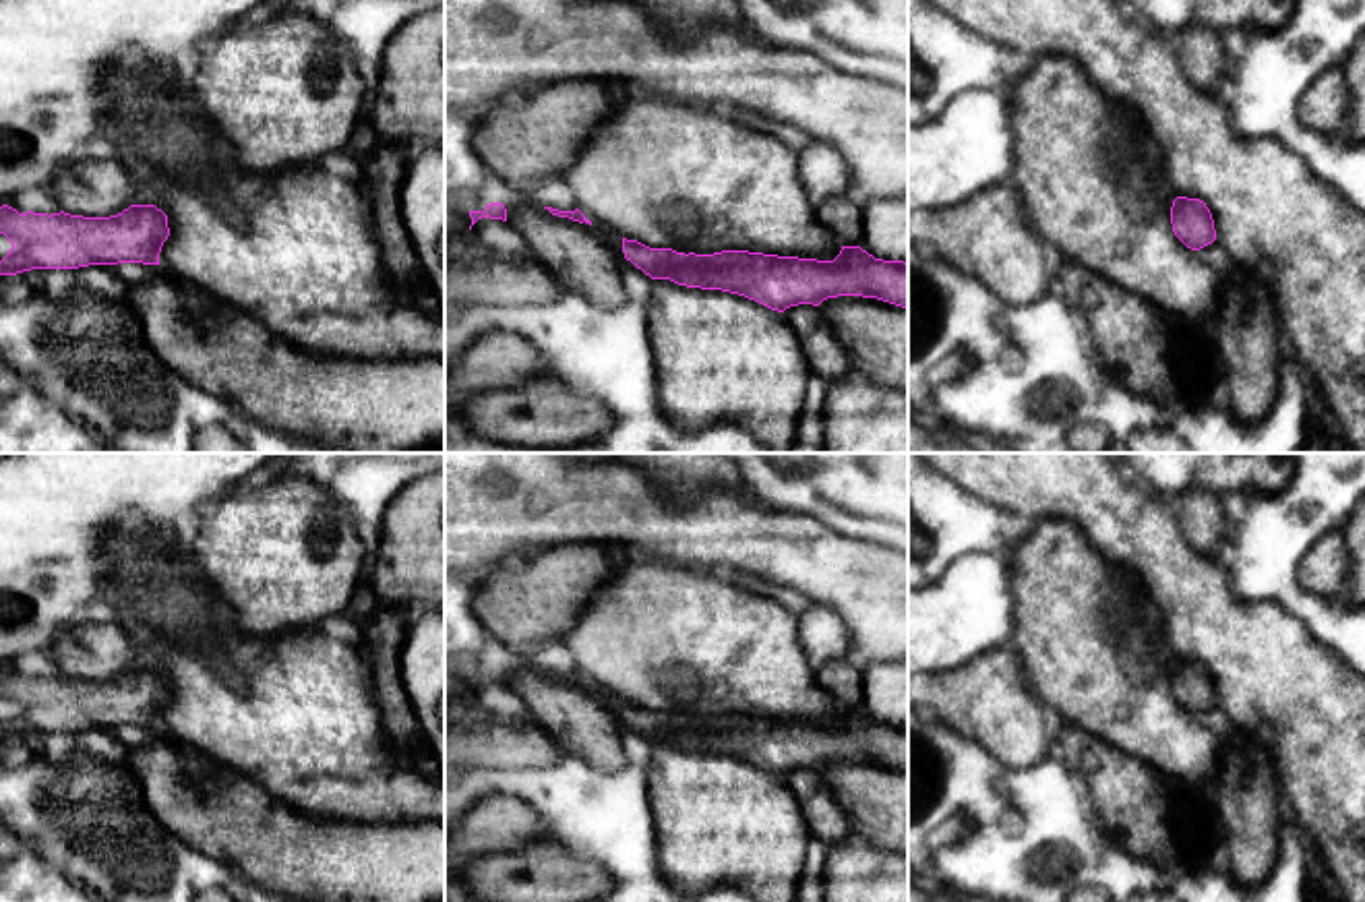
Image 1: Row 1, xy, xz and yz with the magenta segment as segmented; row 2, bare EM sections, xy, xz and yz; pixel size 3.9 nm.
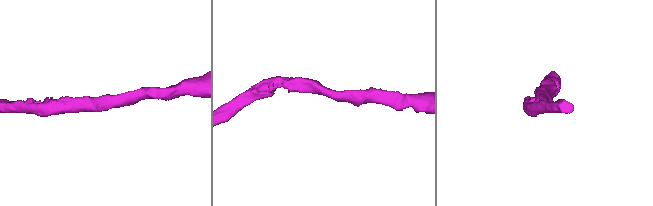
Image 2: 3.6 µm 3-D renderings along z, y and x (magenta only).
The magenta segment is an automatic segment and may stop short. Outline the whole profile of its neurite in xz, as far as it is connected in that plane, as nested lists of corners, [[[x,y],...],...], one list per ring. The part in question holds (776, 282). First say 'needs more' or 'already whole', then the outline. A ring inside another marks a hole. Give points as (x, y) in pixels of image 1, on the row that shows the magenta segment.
already whole | [[[623,238],[623,252],[651,279],[738,294],[778,312],[838,296],[908,308],[908,263],[875,259],[860,246],[842,246],[833,261],[817,261],[749,250],[685,254]]]

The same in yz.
already whole | [[[1177,197],[1171,207],[1175,236],[1191,250],[1200,250],[1216,240],[1210,209],[1200,199]]]

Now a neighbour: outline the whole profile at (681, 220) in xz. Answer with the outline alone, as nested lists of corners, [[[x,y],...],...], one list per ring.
[[[633,91],[583,143],[560,180],[585,219],[649,248],[685,254],[749,250],[817,261],[833,261],[842,250],[815,215],[796,151],[703,106]]]

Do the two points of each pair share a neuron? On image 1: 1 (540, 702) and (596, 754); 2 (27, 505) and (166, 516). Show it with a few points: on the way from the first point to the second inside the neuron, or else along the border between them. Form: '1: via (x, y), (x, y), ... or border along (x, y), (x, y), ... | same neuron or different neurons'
1: via (555, 708), (586, 739) | same neuron
2: via (63, 499), (131, 499) | same neuron

